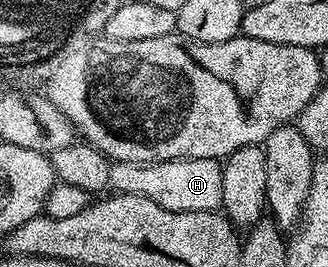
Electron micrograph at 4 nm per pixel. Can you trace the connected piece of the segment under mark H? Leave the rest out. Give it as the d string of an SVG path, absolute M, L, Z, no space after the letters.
M175 159L161 163L112 163L108 187L121 195L141 195L171 211L220 211L222 163L218 159Z

